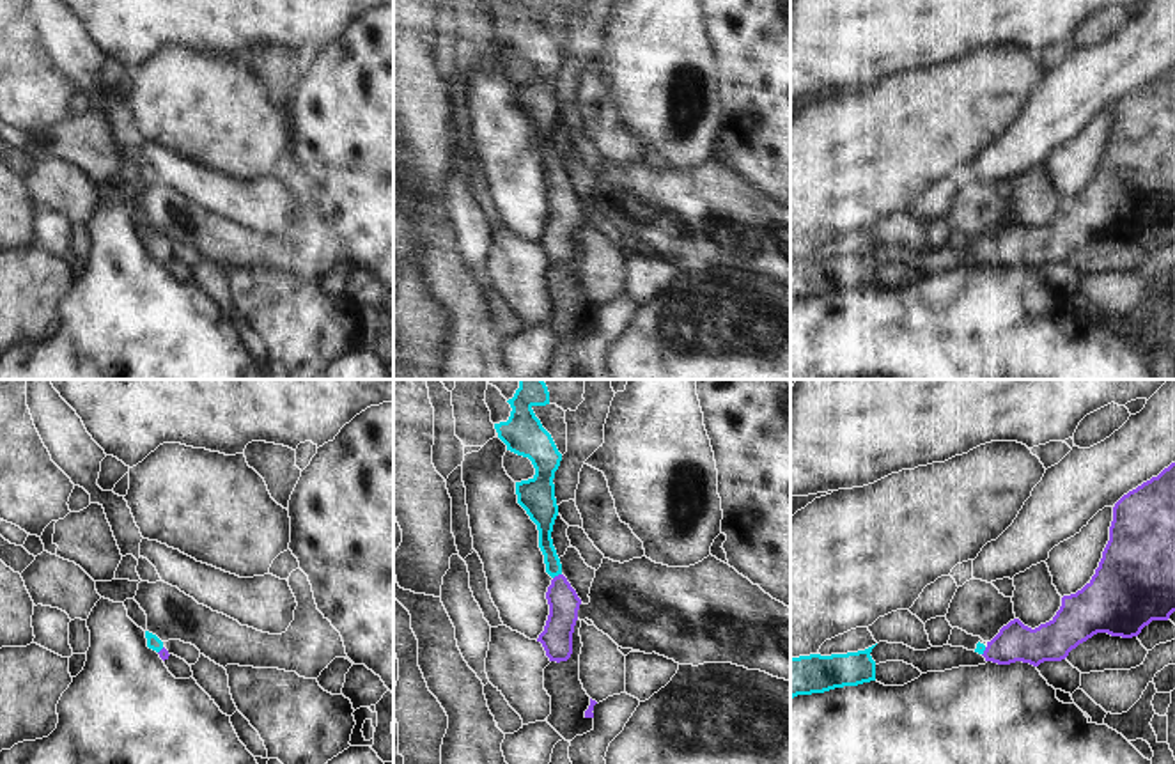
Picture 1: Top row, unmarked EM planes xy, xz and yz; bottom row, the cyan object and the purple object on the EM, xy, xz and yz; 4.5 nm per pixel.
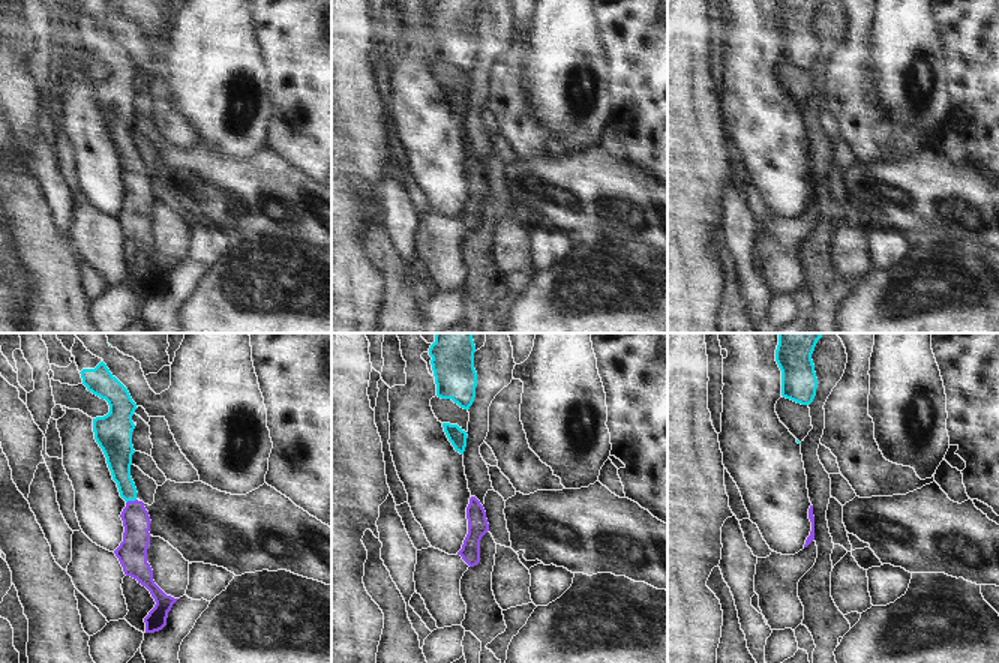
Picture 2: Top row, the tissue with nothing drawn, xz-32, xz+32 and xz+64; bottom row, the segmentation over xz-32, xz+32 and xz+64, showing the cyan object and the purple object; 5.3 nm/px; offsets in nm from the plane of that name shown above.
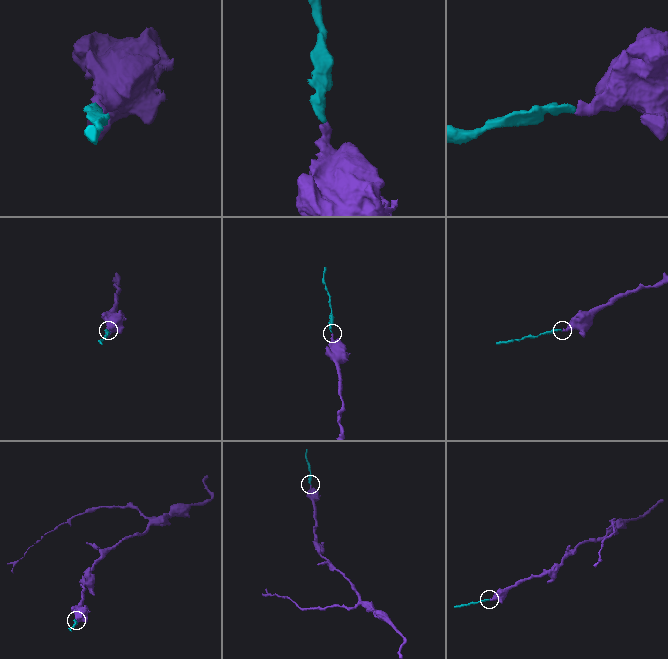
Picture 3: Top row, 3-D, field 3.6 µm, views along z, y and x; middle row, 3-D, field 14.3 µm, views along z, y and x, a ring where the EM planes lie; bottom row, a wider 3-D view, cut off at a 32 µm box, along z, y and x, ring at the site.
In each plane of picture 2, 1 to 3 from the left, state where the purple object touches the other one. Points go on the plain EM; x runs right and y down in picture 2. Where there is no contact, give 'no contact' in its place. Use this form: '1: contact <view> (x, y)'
1: contact xz-32 (131, 164)
2: no contact
3: no contact

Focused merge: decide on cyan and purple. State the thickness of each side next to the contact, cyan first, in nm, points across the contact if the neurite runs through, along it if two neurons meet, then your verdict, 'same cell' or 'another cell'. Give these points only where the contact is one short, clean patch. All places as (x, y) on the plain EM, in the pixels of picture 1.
90/140 nm | across xz (544, 124), (544, 146), (557, 178), (564, 206) | same cell

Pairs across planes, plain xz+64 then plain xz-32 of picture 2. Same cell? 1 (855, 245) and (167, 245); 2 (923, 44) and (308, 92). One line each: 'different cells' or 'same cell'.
1: same cell
2: different cells

